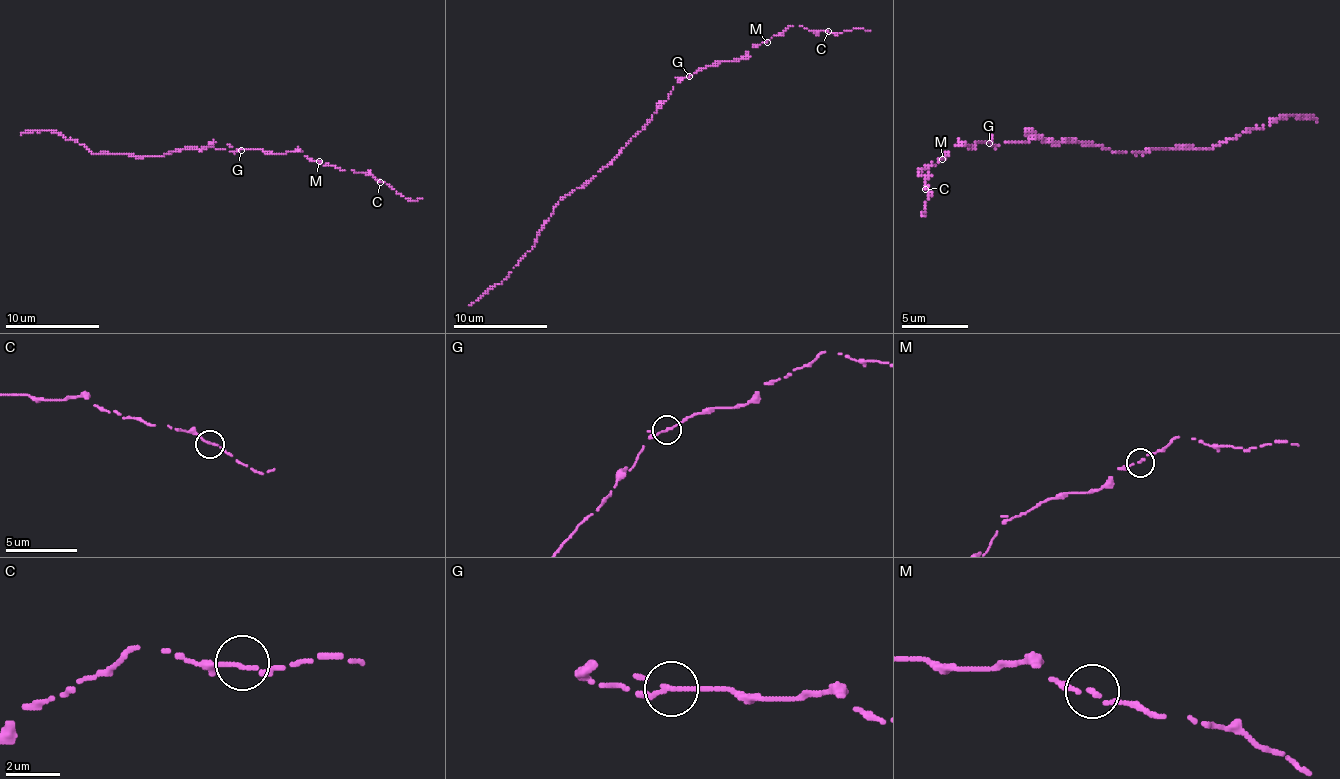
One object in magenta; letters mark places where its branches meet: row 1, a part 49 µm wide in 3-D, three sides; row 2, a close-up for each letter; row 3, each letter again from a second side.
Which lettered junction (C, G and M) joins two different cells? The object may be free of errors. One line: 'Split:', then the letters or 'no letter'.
Split: G

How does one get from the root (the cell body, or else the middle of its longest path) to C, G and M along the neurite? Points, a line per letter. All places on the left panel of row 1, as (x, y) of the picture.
C: (204, 149), (263, 149), (274, 154), (300, 151), (324, 166), (370, 173), (380, 182)
G: (204, 149), (241, 149)
M: (204, 149), (263, 149), (274, 154), (300, 151), (319, 161)

